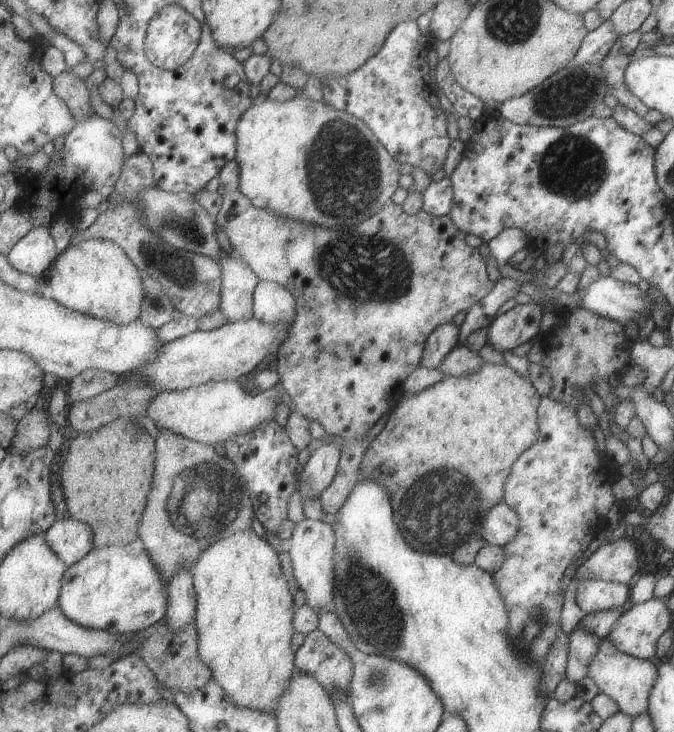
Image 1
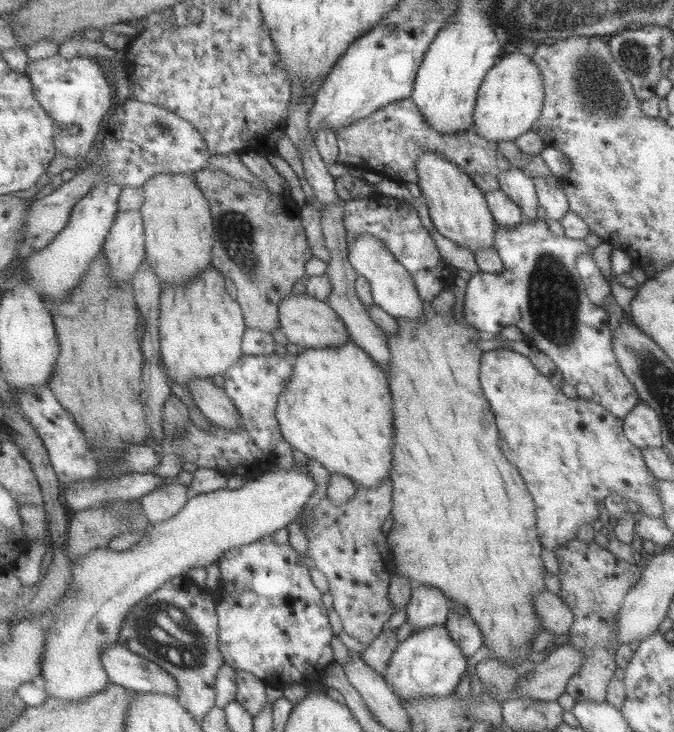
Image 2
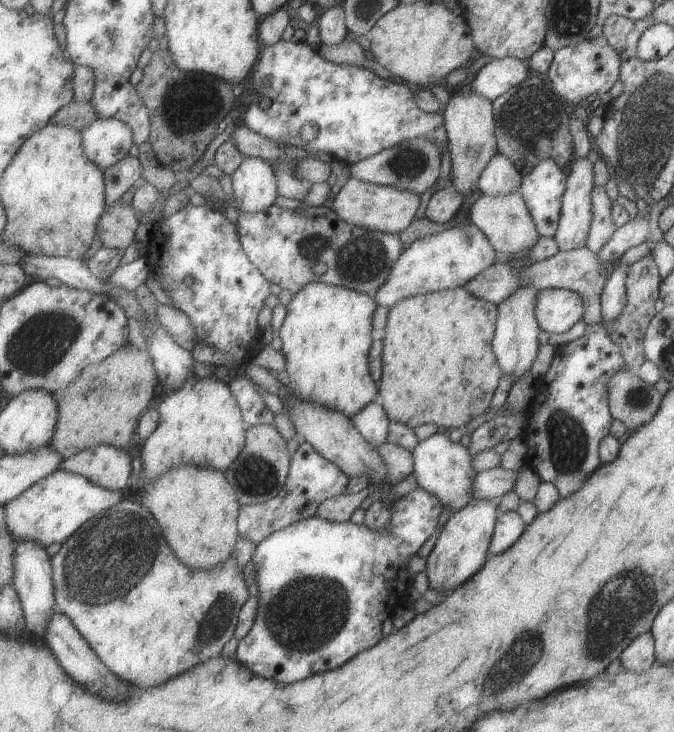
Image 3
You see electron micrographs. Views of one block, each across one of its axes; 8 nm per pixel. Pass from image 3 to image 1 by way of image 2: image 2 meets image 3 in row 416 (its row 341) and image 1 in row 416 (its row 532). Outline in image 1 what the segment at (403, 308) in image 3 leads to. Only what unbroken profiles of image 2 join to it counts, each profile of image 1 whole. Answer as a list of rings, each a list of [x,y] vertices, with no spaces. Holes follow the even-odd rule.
[[[486,363],[479,373],[469,375],[468,377],[447,376],[441,383],[425,389],[422,393],[405,397],[402,402],[399,402],[397,408],[389,414],[389,418],[381,434],[371,442],[371,446],[363,459],[362,471],[359,477],[363,481],[366,479],[376,479],[383,487],[388,488],[392,496],[392,503],[394,504],[395,522],[401,526],[402,532],[414,546],[417,546],[419,550],[425,550],[427,553],[439,553],[451,556],[469,536],[482,538],[482,524],[480,523],[484,518],[482,515],[485,515],[494,506],[503,503],[506,499],[507,479],[510,478],[511,467],[515,459],[523,451],[526,451],[535,444],[539,436],[537,402],[540,402],[540,400],[541,397],[535,391],[533,385],[527,382],[527,378],[521,378],[519,374],[515,374],[505,364]]]

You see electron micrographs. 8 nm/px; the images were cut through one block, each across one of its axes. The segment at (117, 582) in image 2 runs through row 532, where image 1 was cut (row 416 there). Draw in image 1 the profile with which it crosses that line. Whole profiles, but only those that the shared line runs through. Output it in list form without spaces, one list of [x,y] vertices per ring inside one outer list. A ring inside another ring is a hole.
[[[223,380],[182,391],[161,391],[148,406],[146,414],[154,419],[159,431],[165,429],[213,445],[231,440],[235,435],[248,433],[262,422],[274,419],[279,403],[281,394],[275,388],[253,396],[237,380]]]

